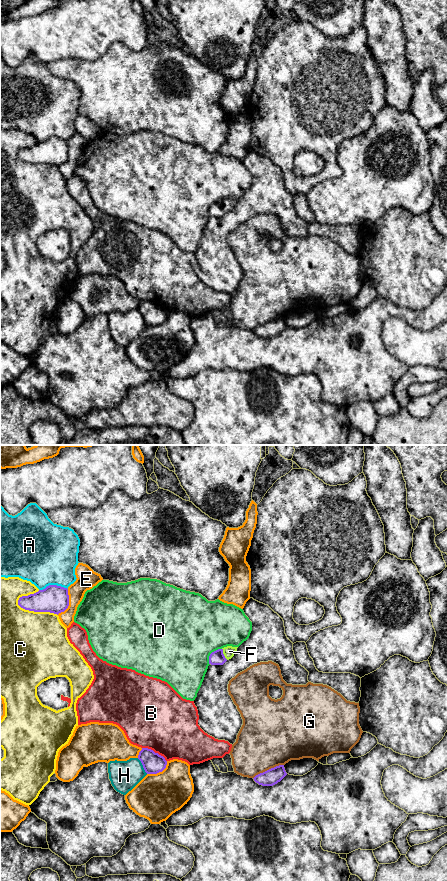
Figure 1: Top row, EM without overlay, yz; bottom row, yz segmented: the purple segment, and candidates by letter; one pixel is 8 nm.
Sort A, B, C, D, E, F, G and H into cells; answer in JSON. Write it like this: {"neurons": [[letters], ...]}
{"neurons": [["A"], ["B"], ["C"], ["D"], ["E"], ["F", "H"], ["G"]]}

